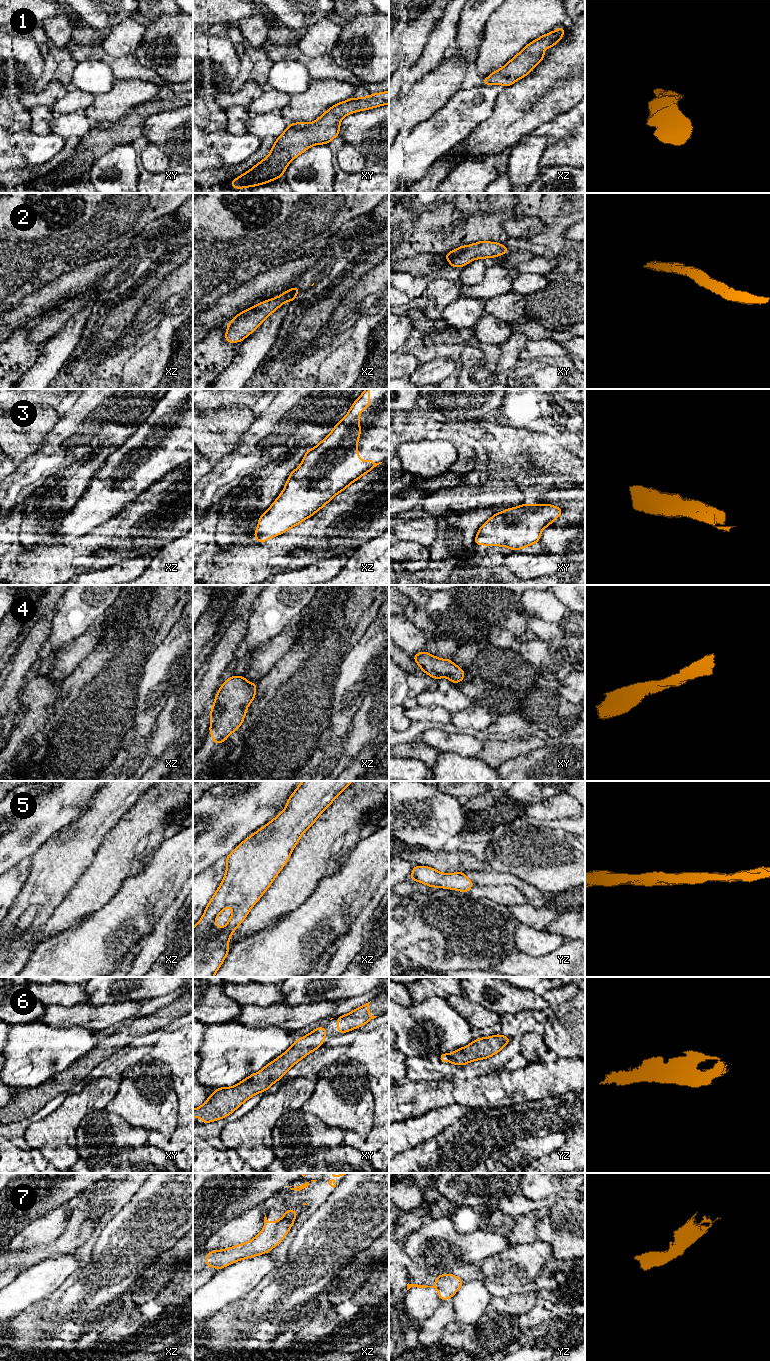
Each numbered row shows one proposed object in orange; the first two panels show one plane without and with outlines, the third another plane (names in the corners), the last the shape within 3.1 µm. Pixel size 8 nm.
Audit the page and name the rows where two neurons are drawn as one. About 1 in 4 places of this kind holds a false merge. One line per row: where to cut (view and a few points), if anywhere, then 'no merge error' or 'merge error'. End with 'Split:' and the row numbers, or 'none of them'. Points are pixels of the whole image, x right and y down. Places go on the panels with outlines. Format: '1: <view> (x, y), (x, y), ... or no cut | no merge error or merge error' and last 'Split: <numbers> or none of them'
1: no cut | no merge error
2: no cut | no merge error
3: no cut | no merge error
4: no cut | no merge error
5: no cut | no merge error
6: no cut | no merge error
7: no cut | no merge error
Split: none of them

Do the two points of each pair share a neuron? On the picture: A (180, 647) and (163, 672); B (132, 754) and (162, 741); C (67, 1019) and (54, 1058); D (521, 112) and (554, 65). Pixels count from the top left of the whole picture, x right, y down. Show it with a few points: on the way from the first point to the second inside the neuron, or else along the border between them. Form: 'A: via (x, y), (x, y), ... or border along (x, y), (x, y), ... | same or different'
A: via (174, 653), (163, 666) | same
B: border along (140, 759), (140, 763), (132, 770) | different
C: border along (41, 1021), (53, 1026), (81, 1026), (87, 1029) | different
D: via (533, 100), (554, 77) | same

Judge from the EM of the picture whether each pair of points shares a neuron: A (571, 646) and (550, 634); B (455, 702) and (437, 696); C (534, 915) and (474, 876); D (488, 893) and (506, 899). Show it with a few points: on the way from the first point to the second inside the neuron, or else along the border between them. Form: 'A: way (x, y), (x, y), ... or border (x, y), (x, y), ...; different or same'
A: border (566, 635), (564, 647); different
B: way (451, 699), (441, 698); same
C: border (527, 901), (533, 906), (545, 907); different
D: way (492, 893), (502, 895); same

